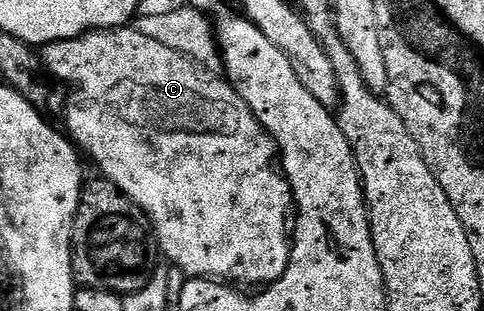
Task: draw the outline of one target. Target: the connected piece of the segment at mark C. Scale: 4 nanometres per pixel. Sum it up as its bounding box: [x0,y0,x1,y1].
[41,28,293,288]

